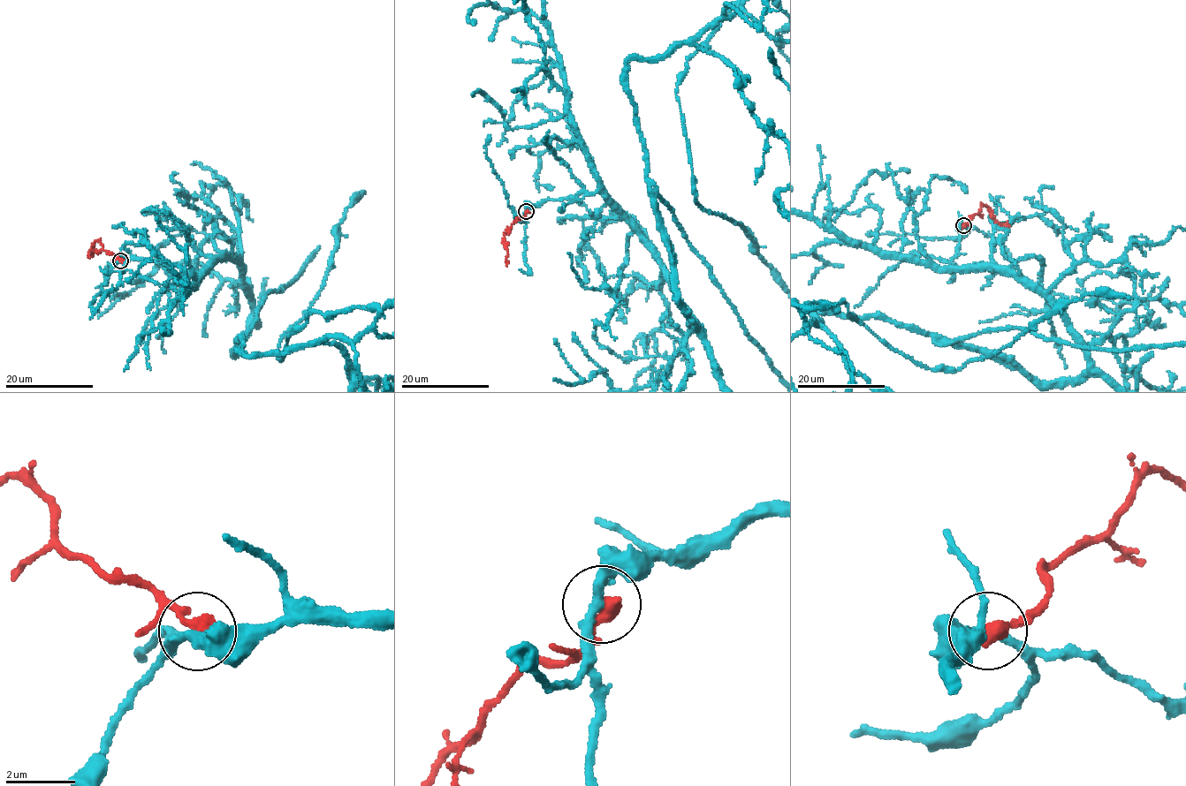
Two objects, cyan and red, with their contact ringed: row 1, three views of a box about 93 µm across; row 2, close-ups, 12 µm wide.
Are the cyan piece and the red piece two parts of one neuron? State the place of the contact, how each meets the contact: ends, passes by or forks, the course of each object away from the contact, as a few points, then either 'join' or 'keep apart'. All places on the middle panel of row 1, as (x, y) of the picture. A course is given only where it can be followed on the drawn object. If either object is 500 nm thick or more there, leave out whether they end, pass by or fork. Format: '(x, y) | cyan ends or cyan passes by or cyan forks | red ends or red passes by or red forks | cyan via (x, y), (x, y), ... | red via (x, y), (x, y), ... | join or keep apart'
(526, 211) | cyan passes by | red ends | cyan via (526, 211), (544, 200), (598, 192), (652, 252), (699, 327), (680, 301), (657, 194), (747, 336) | red via (526, 211), (525, 216), (516, 219), (506, 231), (505, 265) | keep apart

